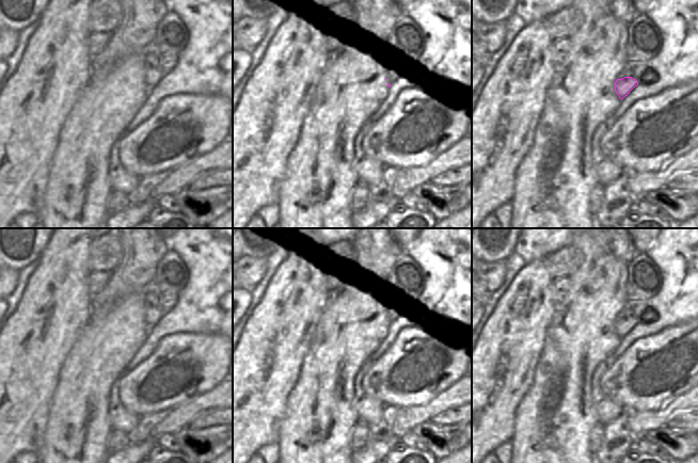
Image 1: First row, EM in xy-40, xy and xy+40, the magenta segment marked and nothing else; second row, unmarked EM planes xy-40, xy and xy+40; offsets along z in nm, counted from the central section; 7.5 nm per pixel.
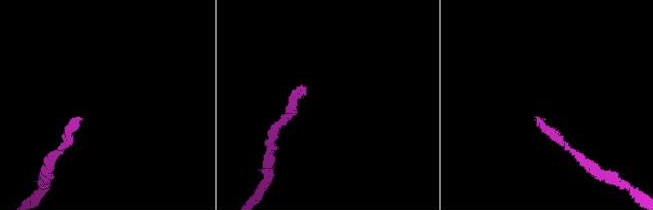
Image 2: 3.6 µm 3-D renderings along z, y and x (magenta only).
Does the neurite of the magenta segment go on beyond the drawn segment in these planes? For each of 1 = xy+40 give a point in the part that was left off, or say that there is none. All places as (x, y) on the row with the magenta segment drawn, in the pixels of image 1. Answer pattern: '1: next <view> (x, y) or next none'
1: next none

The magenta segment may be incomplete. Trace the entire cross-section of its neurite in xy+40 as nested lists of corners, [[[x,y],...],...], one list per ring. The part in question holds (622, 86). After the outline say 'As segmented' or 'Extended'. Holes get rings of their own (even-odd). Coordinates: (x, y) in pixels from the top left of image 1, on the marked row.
[[[624,77],[617,79],[615,82],[615,91],[619,98],[622,100],[630,92],[638,85],[638,81],[632,77]]]. As segmented.

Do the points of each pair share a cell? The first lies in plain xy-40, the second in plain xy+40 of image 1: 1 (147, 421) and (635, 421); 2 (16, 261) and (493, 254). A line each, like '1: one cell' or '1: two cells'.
1: two cells
2: one cell

